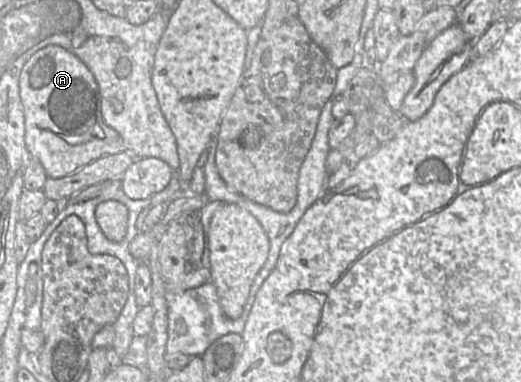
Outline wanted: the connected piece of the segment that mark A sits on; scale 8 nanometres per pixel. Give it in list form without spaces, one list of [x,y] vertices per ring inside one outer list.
[[[48,45],[35,52],[24,64],[21,70],[21,74],[19,77],[19,94],[24,111],[26,150],[43,166],[48,177],[62,178],[74,173],[83,166],[101,157],[126,151],[126,146],[120,134],[111,127],[109,127],[102,117],[100,91],[92,72],[72,52],[57,45]]]

